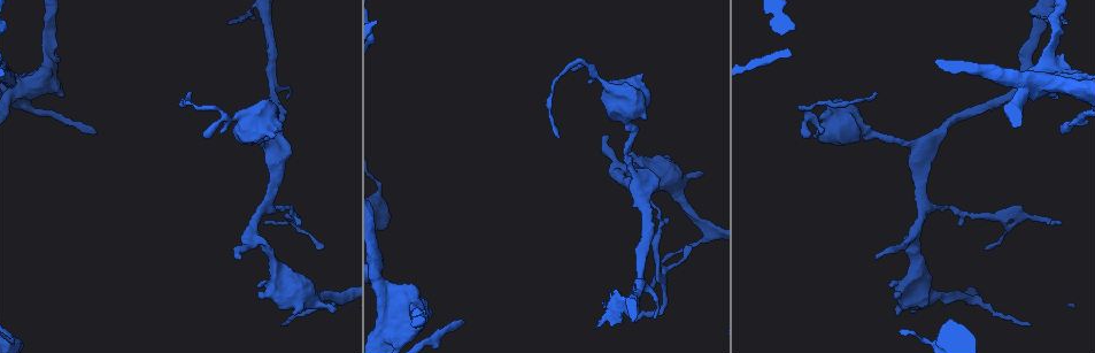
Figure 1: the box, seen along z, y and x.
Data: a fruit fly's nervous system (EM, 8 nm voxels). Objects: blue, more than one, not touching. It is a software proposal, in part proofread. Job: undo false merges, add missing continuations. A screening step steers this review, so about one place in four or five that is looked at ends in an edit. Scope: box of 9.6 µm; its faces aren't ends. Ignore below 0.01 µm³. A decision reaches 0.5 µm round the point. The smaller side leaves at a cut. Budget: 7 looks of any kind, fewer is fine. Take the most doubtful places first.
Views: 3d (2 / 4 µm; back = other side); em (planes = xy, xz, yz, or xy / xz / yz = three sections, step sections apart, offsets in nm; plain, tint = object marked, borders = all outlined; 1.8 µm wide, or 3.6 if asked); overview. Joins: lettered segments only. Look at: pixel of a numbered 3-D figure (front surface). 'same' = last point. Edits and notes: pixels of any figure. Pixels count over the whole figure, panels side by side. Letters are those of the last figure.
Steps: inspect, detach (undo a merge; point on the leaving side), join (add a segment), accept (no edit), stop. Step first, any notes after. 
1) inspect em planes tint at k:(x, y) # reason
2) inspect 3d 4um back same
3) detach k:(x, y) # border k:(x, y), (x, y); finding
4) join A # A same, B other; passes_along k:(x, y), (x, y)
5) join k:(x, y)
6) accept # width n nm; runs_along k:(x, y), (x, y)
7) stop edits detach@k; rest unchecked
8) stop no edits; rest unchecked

inspect em 3.6um yz step 4 tint at 1:(1065, 133) # an open end

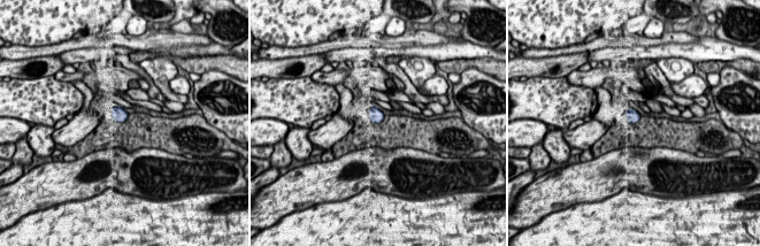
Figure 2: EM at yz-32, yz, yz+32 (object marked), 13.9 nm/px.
inspect em 3.6um planes tint same # cut it another way

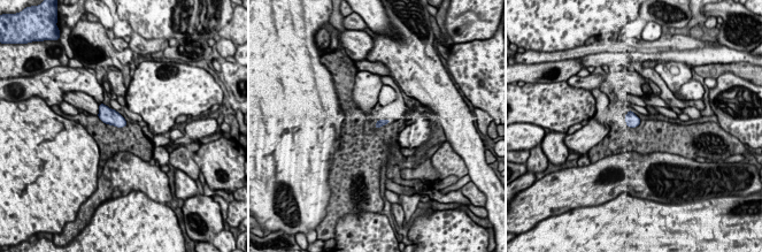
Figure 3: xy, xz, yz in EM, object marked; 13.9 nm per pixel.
inspect em 3.6um planes borders same # see the neighbours

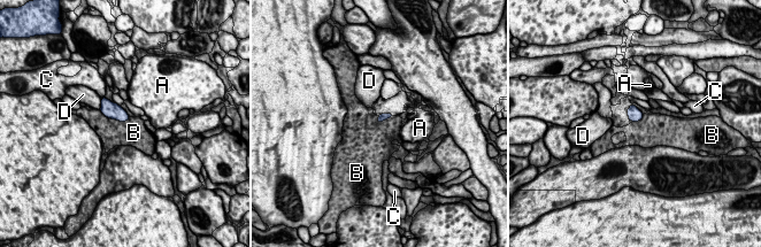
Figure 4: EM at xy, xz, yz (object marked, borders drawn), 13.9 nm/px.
accept # A other, B other, C other, D other; border 4:(99, 110), (120, 121), (130, 117); no lettered segment goes on from it

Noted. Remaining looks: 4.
inspect em planes borders at 1:(15, 87) # closes a loop

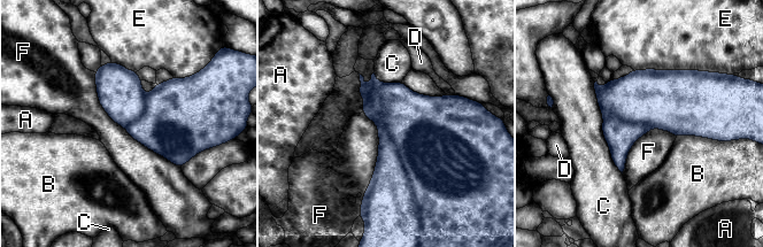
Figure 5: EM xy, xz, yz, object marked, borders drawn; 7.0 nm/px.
detach 5:(390, 176) # longest_contact F 900 nm; A other, B other, C other, D other, E other, F other; border 5:(379, 83), (380, 115), (415, 199); two neurons meet here

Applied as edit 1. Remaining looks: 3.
inspect overview

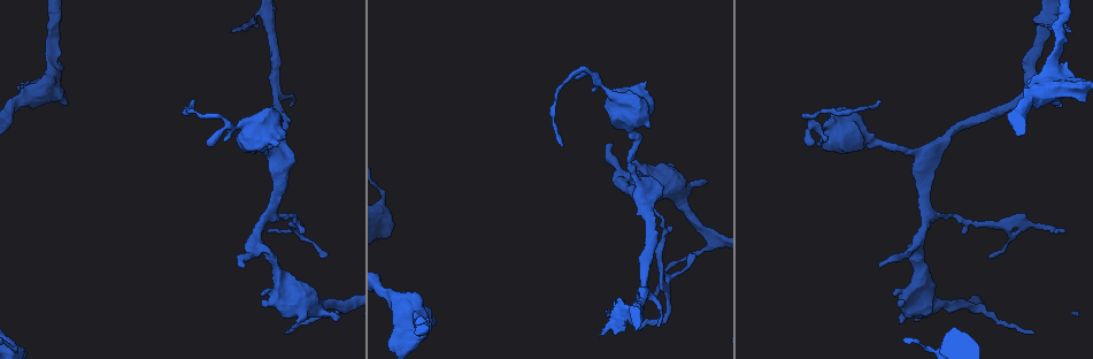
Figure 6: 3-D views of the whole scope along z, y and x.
inspect em xy step 4 borders at 6:(900, 299)

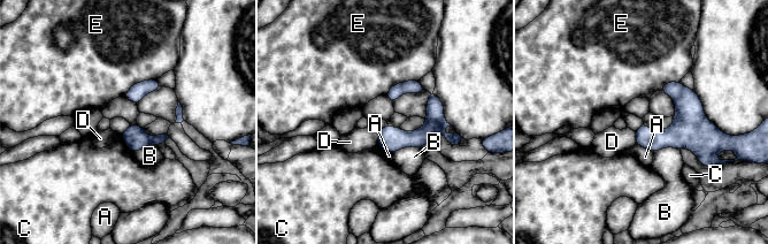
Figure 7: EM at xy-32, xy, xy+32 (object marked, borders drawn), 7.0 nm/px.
inspect em xz step 16 borders same # cut it another way

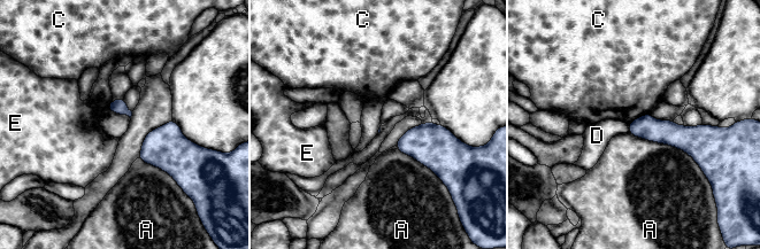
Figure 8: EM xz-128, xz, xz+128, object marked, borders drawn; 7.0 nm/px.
accept # A other, C other, D other, E other; runs_along 8:(631, 125), (669, 133), (703, 131); no lettered segment goes on from it

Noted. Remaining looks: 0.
stop edits detach@5; rest unchecked

